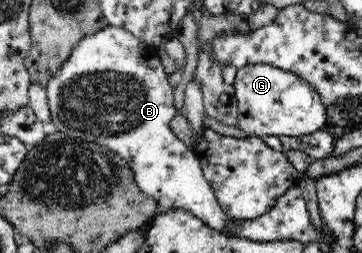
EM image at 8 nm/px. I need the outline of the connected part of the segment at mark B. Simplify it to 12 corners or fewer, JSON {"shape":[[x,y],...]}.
{"shape":[[112,25],[45,87],[65,135],[117,153],[156,214],[228,233],[158,48]]}

